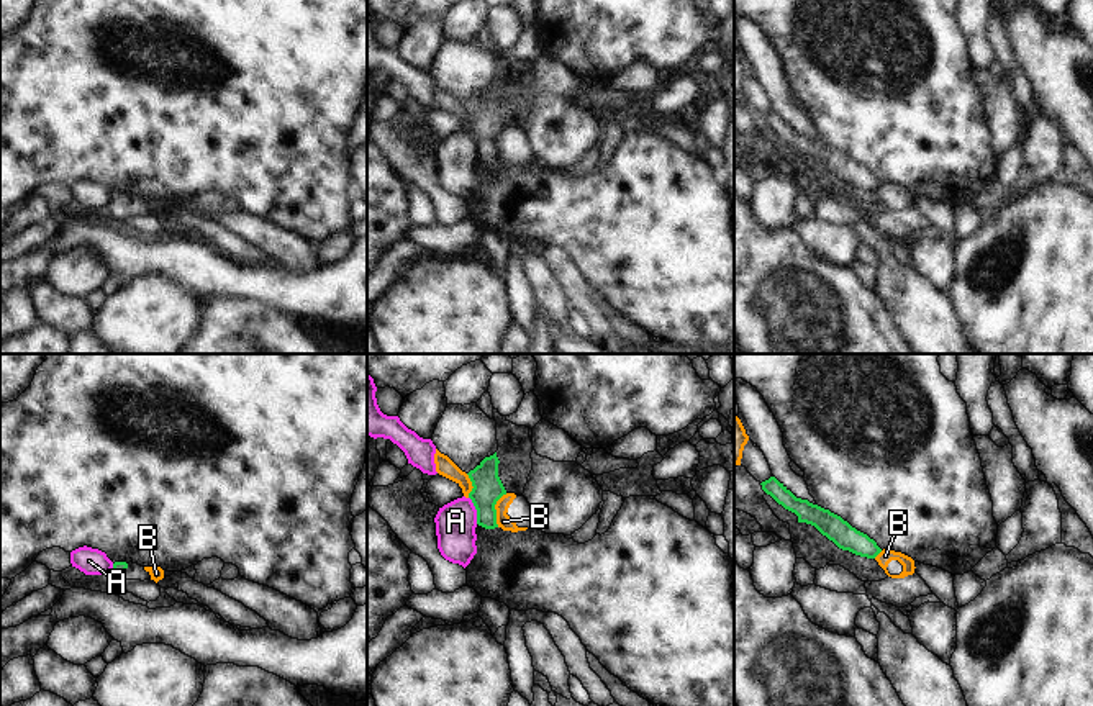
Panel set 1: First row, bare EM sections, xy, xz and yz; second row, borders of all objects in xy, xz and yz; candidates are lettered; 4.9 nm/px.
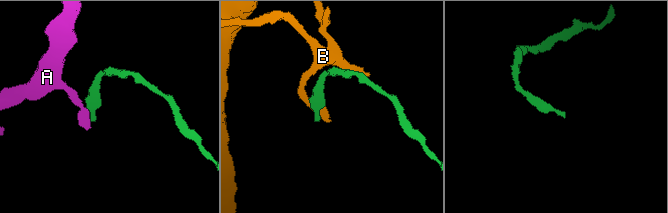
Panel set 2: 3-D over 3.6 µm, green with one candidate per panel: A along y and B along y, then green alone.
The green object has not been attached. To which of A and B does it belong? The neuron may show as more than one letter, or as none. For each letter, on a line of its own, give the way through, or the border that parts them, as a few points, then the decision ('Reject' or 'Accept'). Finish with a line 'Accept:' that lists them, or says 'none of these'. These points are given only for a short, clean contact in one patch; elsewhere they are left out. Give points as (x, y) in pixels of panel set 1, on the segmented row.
A: Boundary: xz (469, 497), (477, 523). Reject
B: Boundary: xz (507, 493), (495, 505), (497, 526). Reject
Accept: none of these

